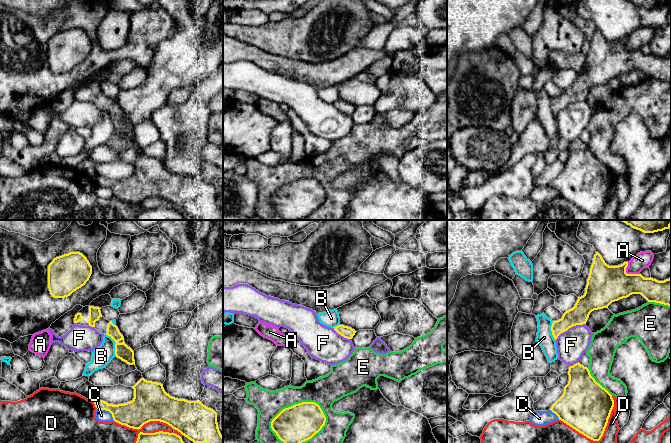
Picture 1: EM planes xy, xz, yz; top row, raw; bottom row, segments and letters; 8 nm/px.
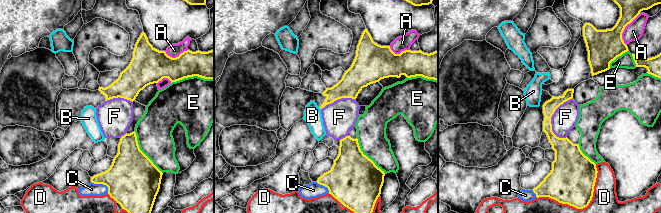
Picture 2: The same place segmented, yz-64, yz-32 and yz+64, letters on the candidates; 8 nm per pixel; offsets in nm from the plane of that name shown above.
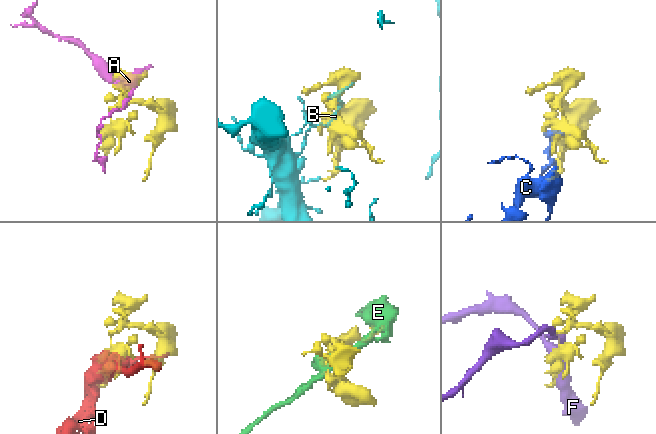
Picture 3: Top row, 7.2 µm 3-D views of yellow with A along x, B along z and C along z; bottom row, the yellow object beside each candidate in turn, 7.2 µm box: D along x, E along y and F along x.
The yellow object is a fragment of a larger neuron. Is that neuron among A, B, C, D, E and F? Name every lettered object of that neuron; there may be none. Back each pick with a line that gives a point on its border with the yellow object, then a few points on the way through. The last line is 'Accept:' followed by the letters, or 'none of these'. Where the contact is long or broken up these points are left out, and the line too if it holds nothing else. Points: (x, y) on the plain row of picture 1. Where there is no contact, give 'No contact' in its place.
Accept: none of these

